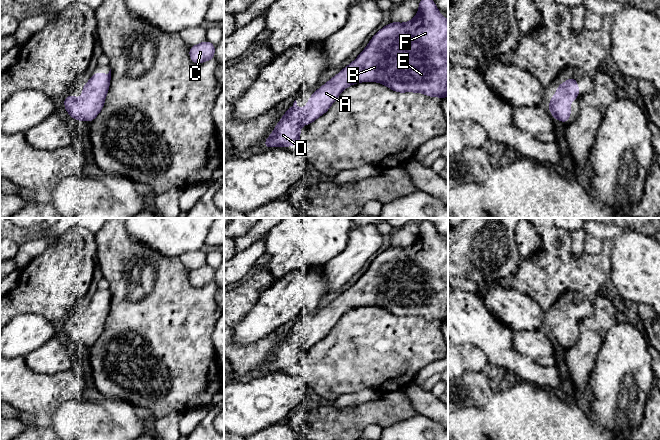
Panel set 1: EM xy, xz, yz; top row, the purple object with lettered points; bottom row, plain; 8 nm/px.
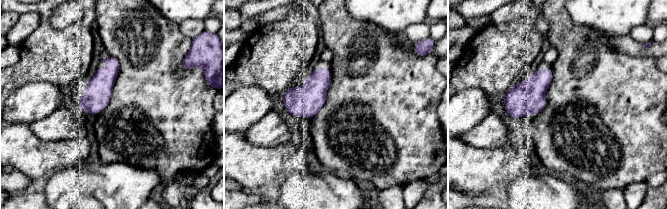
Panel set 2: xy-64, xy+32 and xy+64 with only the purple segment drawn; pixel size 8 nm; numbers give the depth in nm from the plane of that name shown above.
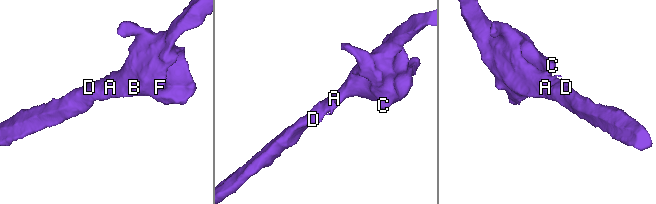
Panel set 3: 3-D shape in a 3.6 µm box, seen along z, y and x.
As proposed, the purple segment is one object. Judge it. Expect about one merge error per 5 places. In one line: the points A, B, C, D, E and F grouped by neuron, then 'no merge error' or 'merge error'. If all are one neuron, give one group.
groups A B C D E F; no merge error

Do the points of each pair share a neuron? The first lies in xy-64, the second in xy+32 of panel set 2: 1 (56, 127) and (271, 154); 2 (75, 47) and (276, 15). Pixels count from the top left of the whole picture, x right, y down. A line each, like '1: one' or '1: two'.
1: two
2: two

